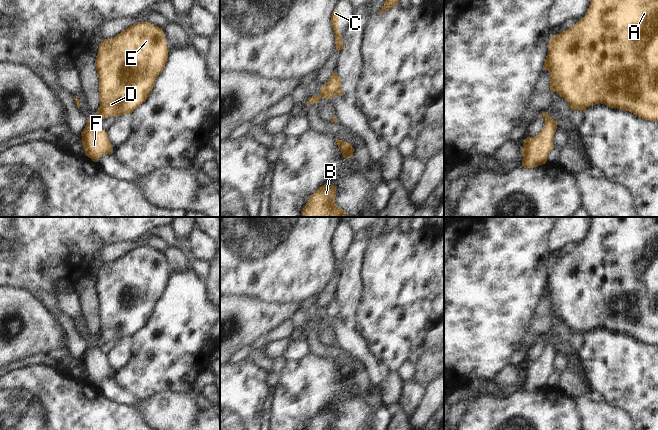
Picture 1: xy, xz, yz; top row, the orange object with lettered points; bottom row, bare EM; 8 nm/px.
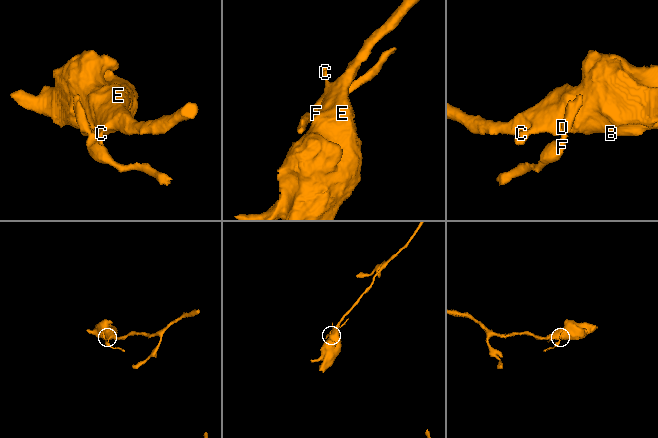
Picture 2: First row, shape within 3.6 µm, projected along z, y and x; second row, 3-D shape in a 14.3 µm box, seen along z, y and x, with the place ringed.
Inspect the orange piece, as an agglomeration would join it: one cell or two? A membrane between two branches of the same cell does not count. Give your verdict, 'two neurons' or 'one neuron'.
two neurons

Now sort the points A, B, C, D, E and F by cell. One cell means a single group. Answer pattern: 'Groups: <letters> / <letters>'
Groups: A B C D E / F

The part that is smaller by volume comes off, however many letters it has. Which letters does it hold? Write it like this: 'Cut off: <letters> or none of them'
Cut off: F

